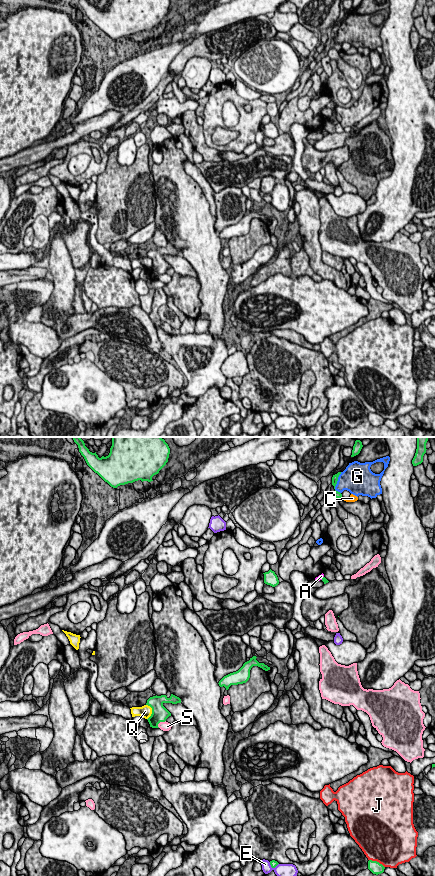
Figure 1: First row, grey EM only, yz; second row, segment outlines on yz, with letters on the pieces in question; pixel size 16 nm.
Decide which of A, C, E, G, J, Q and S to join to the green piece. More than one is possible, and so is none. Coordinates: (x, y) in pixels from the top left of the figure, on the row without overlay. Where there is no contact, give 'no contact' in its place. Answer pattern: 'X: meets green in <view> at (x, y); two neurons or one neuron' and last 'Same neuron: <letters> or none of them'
A: meets green in yz at (322, 130); two neurons
C: meets green in yz at (339, 49); two neurons
E: meets green in yz at (273, 419); two neurons
G: meets green in yz at (336, 35); two neurons
J: meets green in yz at (376, 413); two neurons
Q: meets green in yz at (152, 263); two neurons
S: meets green in yz at (160, 273); two neurons
Same neuron: none of them

